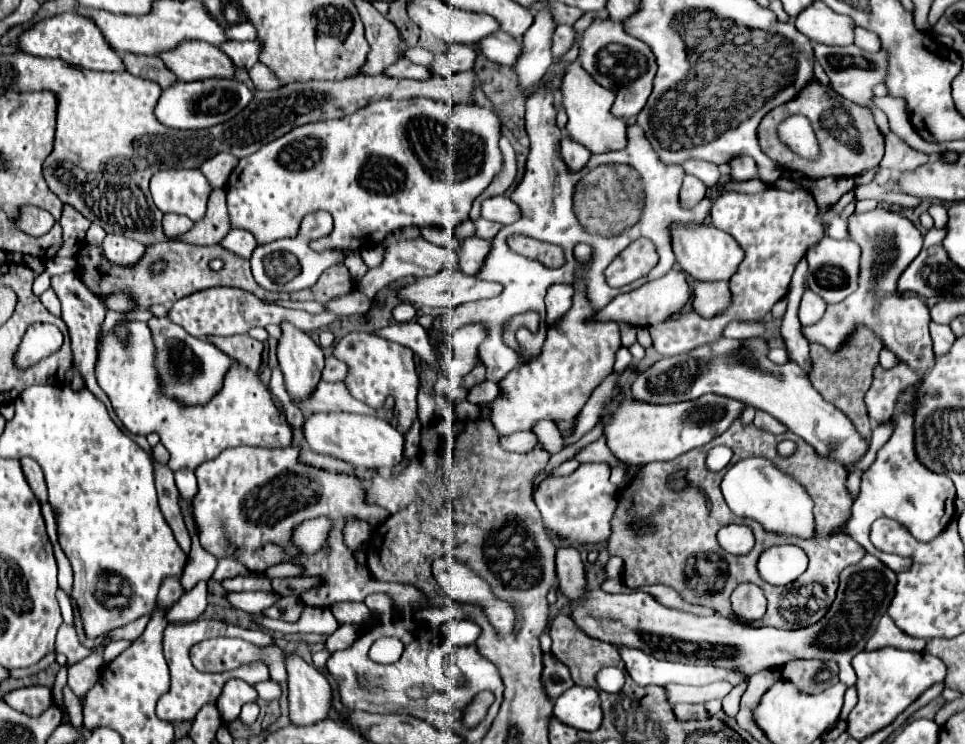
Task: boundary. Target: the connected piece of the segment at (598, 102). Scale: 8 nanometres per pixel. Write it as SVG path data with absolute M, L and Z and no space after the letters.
M577 61L571 63L567 75L563 77L561 93L563 93L563 107L569 117L567 131L575 141L583 143L591 153L607 153L627 147L627 121L611 113L615 93L595 83L595 79L591 79Z

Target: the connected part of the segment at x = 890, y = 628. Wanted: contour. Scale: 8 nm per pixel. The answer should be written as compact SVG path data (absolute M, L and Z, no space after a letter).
M883 615L877 625L877 631L866 643L865 650L874 651L881 647L897 647L903 651L923 651L925 641L919 637L909 637L893 623L889 615Z

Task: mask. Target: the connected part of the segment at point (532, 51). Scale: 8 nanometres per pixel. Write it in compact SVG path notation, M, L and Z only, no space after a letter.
M539 11L533 25L523 35L523 57L519 57L513 67L523 89L531 89L533 85L537 85L553 63L551 37L555 27L557 23L553 15L547 11Z

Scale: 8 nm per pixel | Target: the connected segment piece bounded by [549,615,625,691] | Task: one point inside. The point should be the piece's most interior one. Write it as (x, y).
(584, 656)

